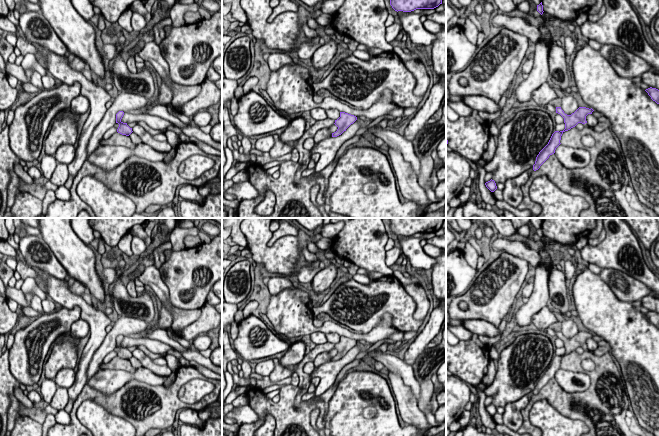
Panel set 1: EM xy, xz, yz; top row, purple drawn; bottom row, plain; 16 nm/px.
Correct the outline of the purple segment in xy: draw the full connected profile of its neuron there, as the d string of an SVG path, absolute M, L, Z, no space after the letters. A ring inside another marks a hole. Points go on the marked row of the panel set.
M119 111L117 114L116 114L116 123L119 124L119 127L117 129L117 132L122 134L122 135L126 135L126 136L129 136L133 131L132 131L132 128L130 128L127 123L123 123L121 121L122 117L124 115L124 112L123 111Z

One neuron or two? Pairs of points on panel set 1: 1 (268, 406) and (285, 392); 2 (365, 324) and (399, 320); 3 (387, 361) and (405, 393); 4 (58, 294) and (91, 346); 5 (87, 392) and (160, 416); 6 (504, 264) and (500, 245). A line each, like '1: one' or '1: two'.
1: one
2: one
3: two
4: one
5: one
6: two

